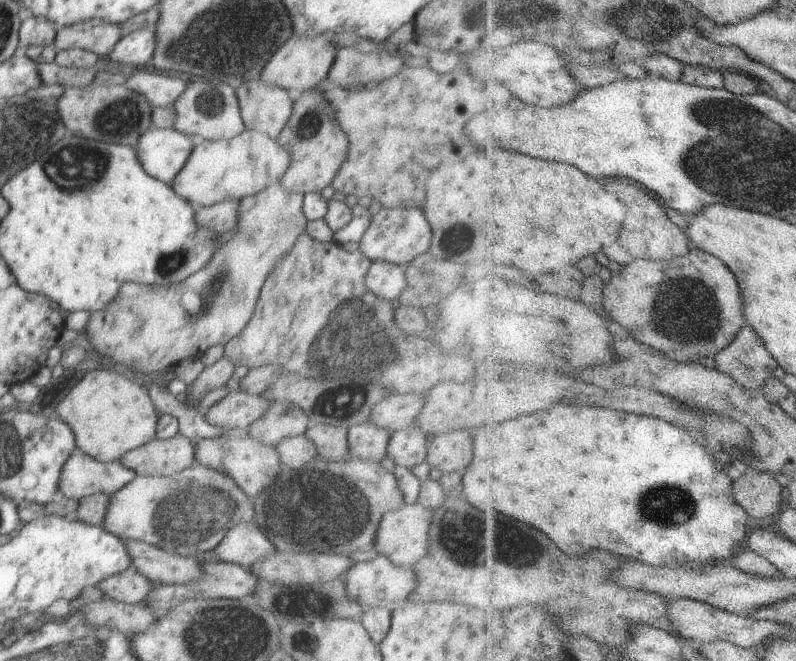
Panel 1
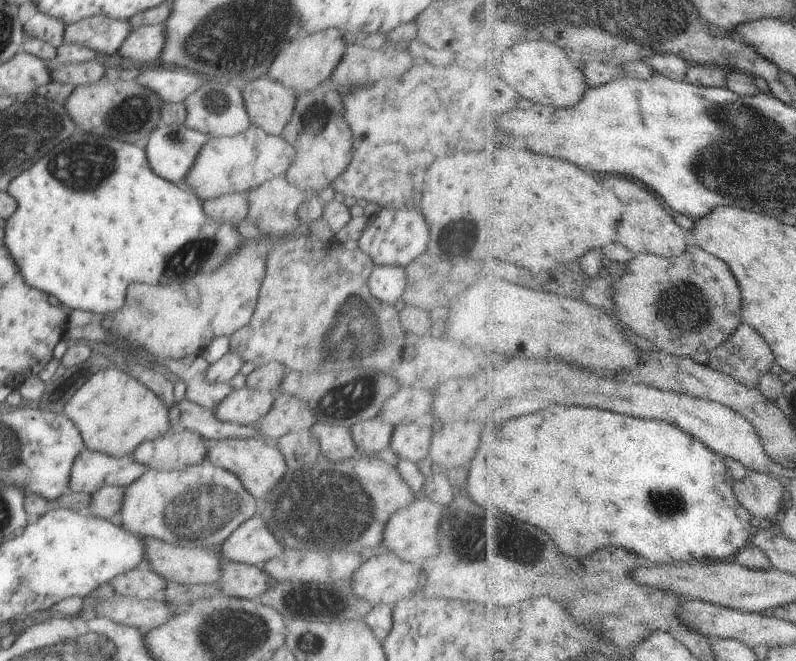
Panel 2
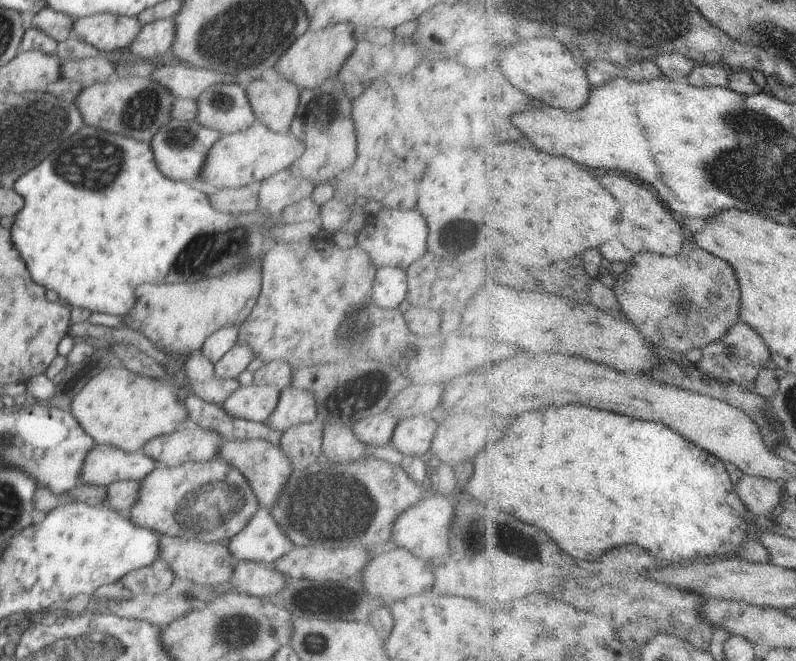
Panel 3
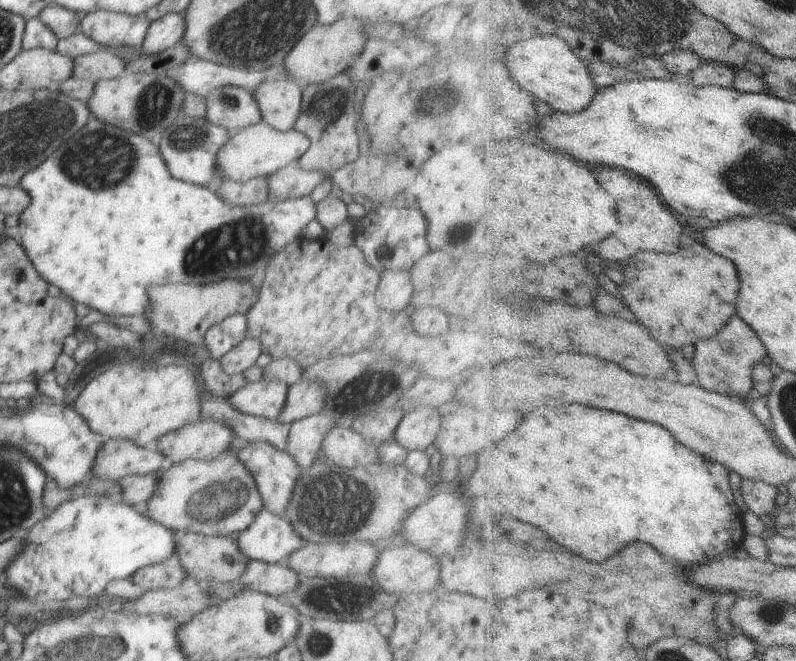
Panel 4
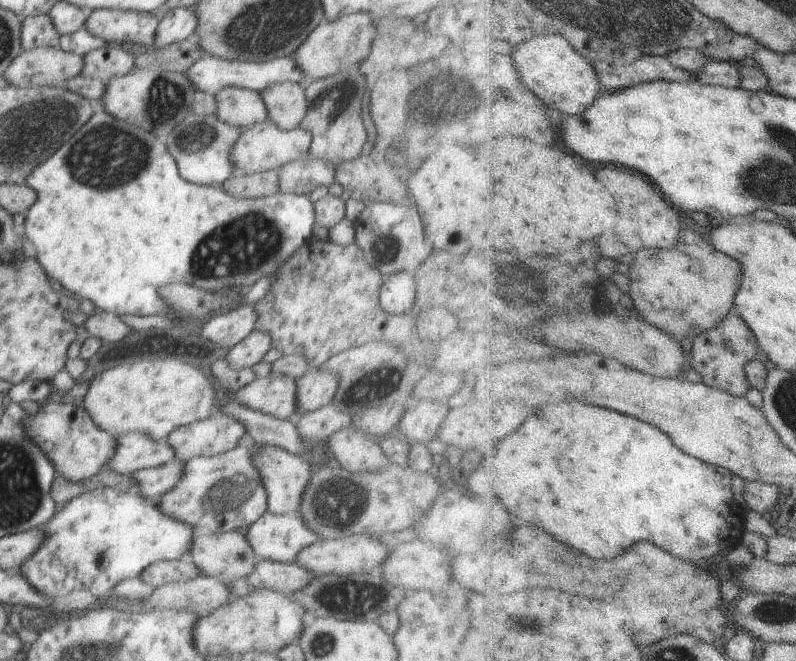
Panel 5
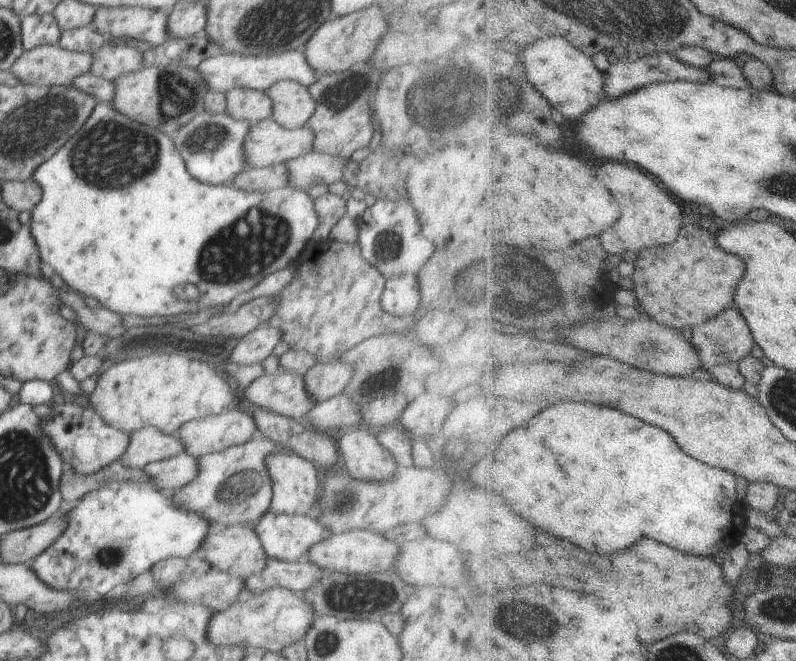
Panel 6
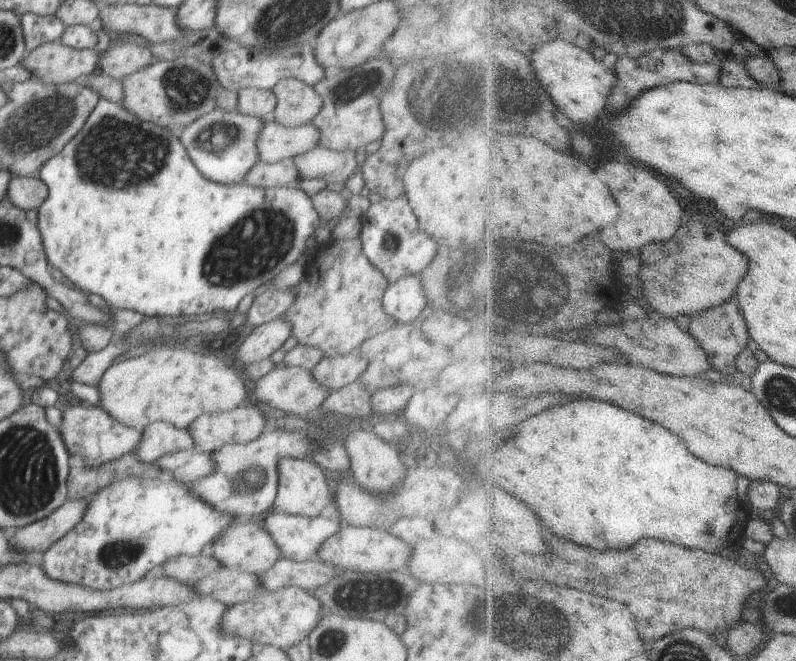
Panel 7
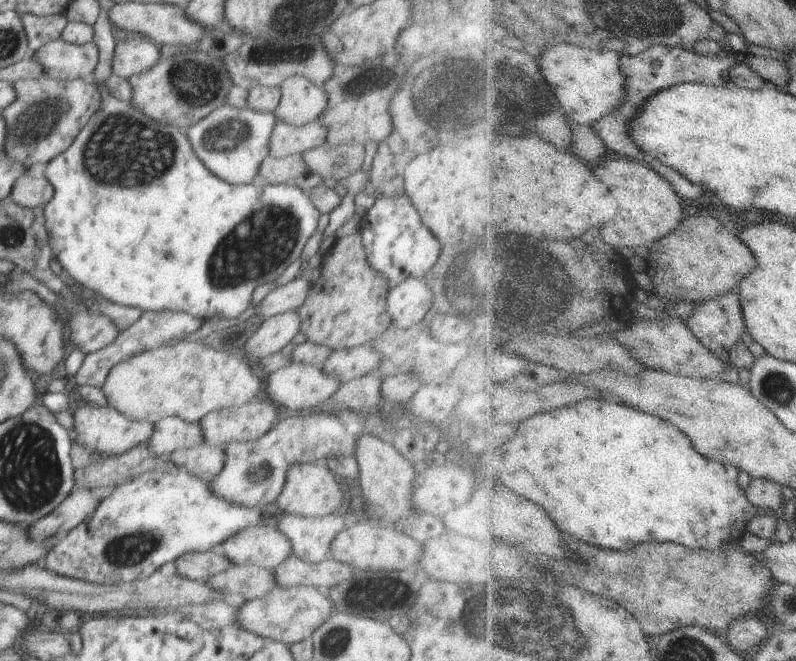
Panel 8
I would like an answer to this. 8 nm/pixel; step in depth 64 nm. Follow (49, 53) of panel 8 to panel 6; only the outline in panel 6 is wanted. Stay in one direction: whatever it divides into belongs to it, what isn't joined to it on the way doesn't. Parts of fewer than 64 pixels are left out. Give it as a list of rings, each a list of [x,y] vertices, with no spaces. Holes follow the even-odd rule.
[[[44,44],[24,51],[9,70],[24,85],[65,86],[92,68],[93,54],[61,48],[59,44]]]

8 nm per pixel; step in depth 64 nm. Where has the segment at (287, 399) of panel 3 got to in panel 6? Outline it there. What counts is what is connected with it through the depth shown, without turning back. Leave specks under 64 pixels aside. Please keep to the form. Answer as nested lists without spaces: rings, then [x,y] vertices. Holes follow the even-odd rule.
[[[340,360],[316,363],[304,375],[306,390],[316,398],[316,402],[325,402],[339,393],[351,382],[354,375],[354,364],[346,364]]]

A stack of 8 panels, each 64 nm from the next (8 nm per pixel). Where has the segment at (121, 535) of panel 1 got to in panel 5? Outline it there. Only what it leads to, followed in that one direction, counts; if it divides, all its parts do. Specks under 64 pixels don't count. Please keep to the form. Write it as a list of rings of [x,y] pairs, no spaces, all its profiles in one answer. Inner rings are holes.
[[[240,446],[229,449],[225,453],[211,457],[194,457],[183,464],[180,480],[161,496],[157,507],[159,510],[184,524],[190,525],[196,533],[223,533],[233,530],[246,530],[259,516],[267,510],[267,494],[261,483],[256,467],[252,464],[251,456],[260,448],[254,446]]]

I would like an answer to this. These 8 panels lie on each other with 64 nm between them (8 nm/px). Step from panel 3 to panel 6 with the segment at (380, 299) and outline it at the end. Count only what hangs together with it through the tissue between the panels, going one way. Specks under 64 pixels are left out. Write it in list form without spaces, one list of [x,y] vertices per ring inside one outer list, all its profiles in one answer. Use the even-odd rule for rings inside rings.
[[[396,276],[386,282],[384,296],[382,296],[382,308],[388,310],[394,316],[410,316],[416,312],[420,304],[420,292],[418,282],[414,276]]]

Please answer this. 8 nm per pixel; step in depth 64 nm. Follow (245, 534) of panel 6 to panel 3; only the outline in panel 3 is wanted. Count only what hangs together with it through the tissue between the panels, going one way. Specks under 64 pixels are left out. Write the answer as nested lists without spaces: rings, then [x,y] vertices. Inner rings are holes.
[[[160,535],[161,554],[158,553],[160,560],[167,563],[168,568],[176,578],[186,578],[196,587],[211,590],[213,587],[225,588],[227,577],[230,576],[236,559],[230,554],[227,542],[207,542],[202,538],[174,538],[168,535]]]

